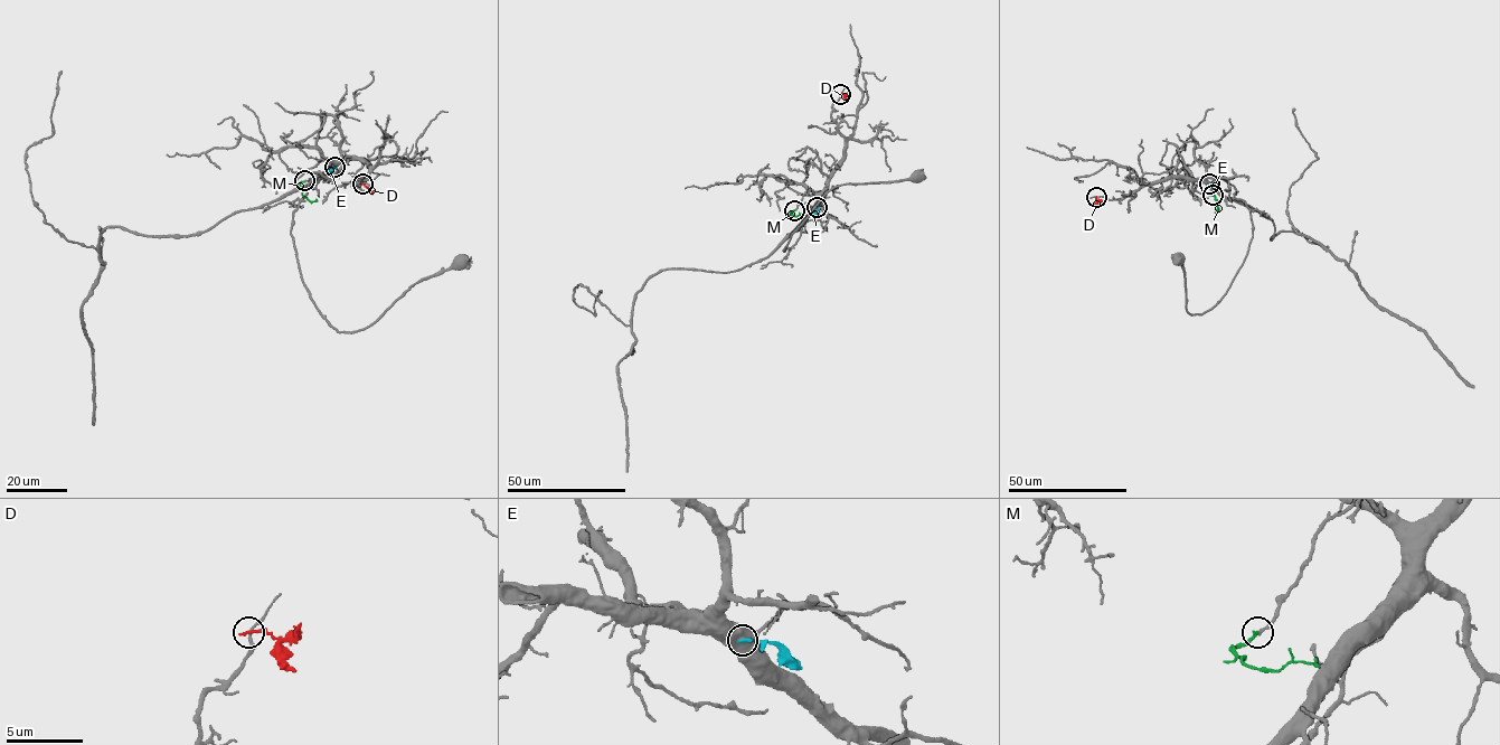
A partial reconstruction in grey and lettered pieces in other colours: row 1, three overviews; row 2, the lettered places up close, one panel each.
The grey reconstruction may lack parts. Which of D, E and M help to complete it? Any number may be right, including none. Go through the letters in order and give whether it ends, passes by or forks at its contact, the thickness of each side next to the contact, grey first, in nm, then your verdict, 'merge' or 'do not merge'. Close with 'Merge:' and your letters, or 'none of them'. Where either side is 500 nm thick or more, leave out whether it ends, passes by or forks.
D: it ends | 170/190 nm | do not merge
E: 900/200 nm | do not merge
M: it ends | 220/220 nm | merge
Merge: M

